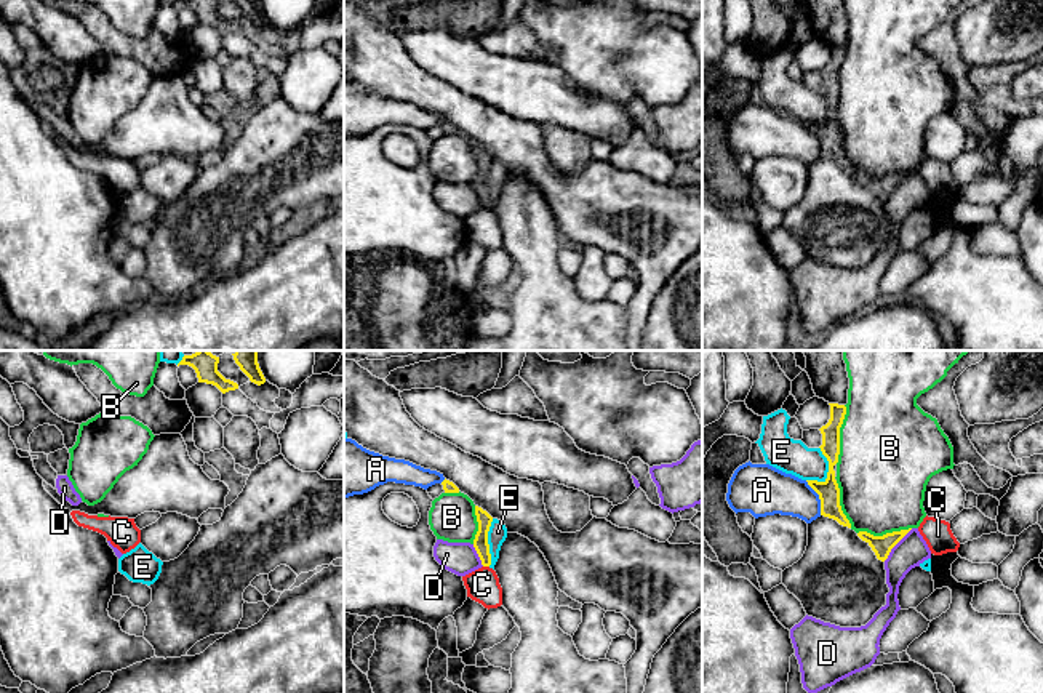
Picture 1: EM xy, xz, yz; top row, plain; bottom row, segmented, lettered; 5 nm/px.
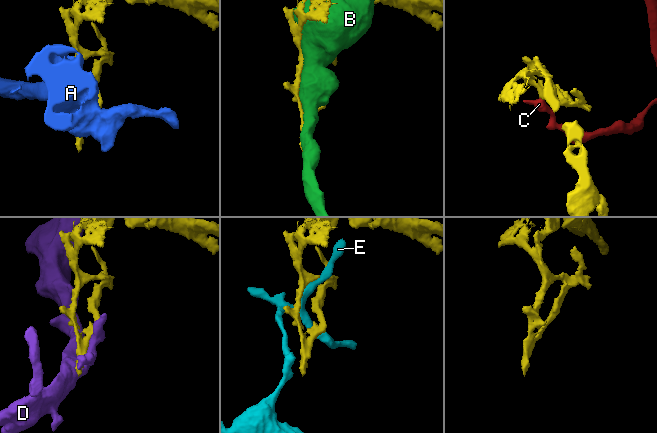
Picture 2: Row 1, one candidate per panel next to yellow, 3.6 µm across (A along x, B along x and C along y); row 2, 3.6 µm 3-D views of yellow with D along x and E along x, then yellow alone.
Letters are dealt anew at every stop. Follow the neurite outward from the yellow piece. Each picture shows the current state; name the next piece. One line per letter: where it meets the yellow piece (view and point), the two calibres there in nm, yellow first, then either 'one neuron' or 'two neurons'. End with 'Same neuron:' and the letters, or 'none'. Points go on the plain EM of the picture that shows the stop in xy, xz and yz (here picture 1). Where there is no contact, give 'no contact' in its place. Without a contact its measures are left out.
A: meets yellow in yz at (819, 140); 110 nm thick on the yellow side, 220 nm on the other; two neurons
B: meets yellow in yz at (839, 76); 100 nm thick on the yellow side, 480 nm on the other; two neurons
C: meets yellow in xz at (487, 207); 80 nm thick on the yellow side, 160 nm on the other; two neurons
D: meets yellow in yz at (896, 184); 100 nm thick on the yellow side, 160 nm on the other; two neurons
E: meets yellow in yz at (827, 114); 110 nm thick on the yellow side, 180 nm on the other; two neurons
Same neuron: none

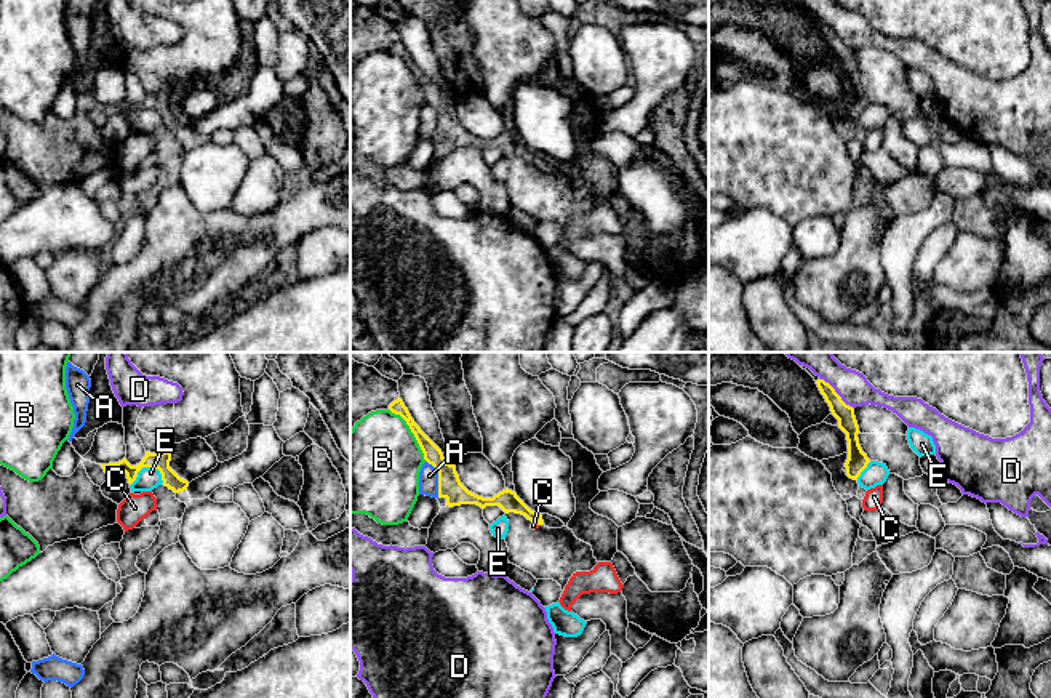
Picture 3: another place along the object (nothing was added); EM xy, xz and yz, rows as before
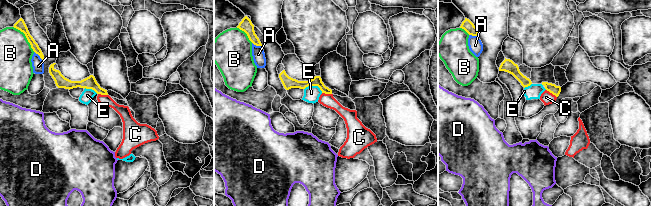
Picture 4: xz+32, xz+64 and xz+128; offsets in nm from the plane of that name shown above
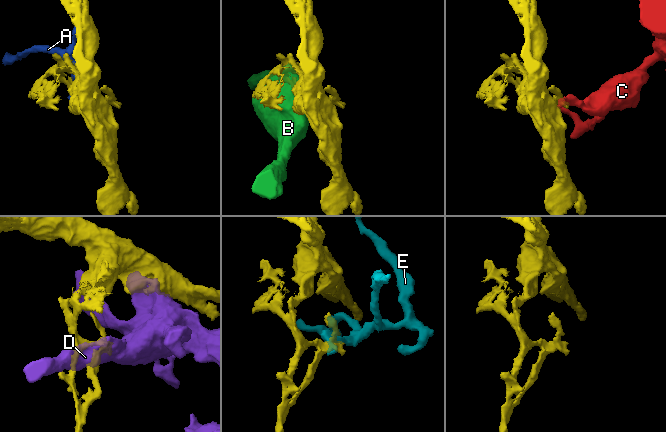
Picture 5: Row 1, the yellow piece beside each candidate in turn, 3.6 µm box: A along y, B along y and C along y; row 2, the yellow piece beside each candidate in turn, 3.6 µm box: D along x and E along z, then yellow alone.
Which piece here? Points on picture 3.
A: meets yellow in xz at (439, 120); 120 nm thick on the yellow side, 100 nm on the other; two neurons
B: meets yellow in xz at (411, 72); 90 nm thick on the yellow side, 440 nm on the other; two neurons
C: meets yellow in xz at (536, 164); 110 nm thick on the yellow side, 30 nm on the other; two neurons
D: meets yellow in yz at (837, 36); 100 nm thick on the yellow side, 160 nm on the other; two neurons
E: meets yellow in xy at (146, 108); 90 nm thick on the yellow side, 120 nm on the other; two neurons
Same neuron: none

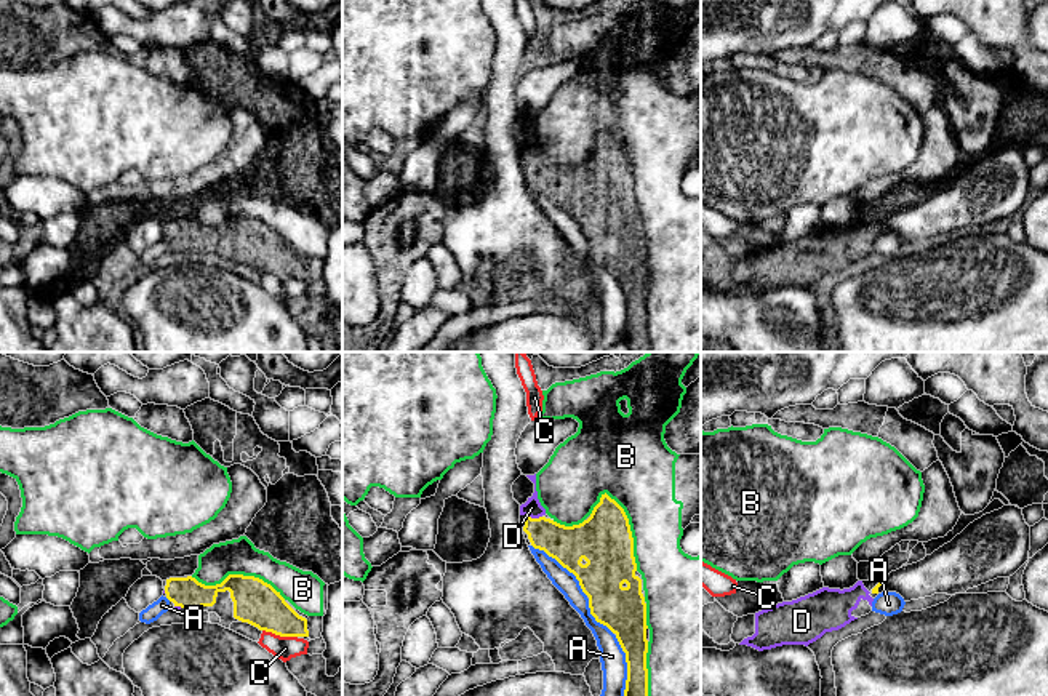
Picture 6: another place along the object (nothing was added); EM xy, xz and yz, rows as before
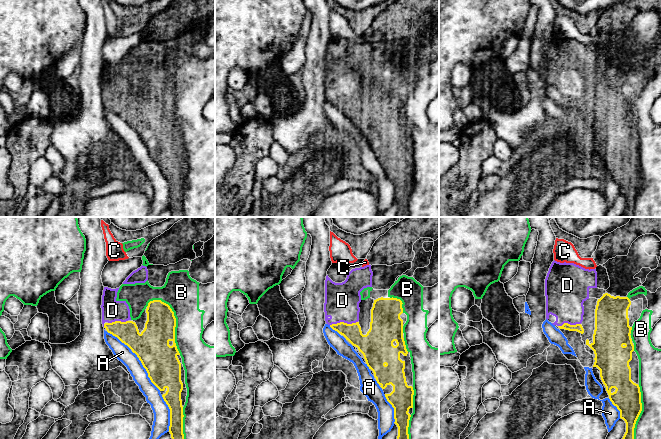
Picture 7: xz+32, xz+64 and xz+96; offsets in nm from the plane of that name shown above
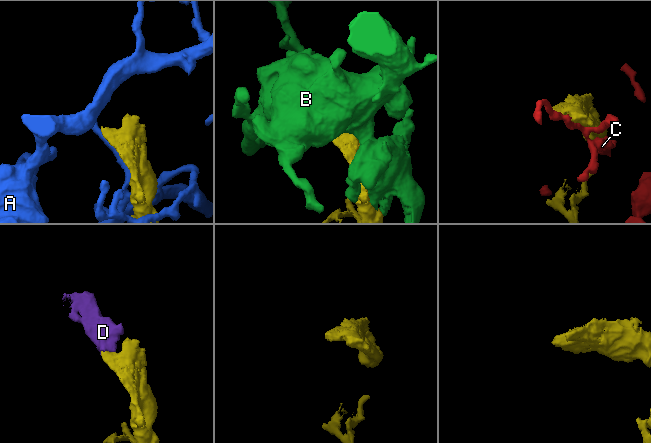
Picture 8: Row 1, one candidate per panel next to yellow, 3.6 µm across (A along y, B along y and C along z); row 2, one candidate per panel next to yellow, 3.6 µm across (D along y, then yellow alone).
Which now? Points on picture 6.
A: meets yellow in xz at (621, 288); 240 nm thick on the yellow side, 130 nm on the other; two neurons
B: meets yellow in xz at (631, 173); 280 nm thick on the yellow side, 320 nm on the other; two neurons
C: meets yellow in xy at (280, 277); 220 nm thick on the yellow side, 120 nm on the other; two neurons
D: meets yellow in xz at (533, 160); 190 nm thick on the yellow side, 90 nm on the other; one neuron
Same neuron: D

